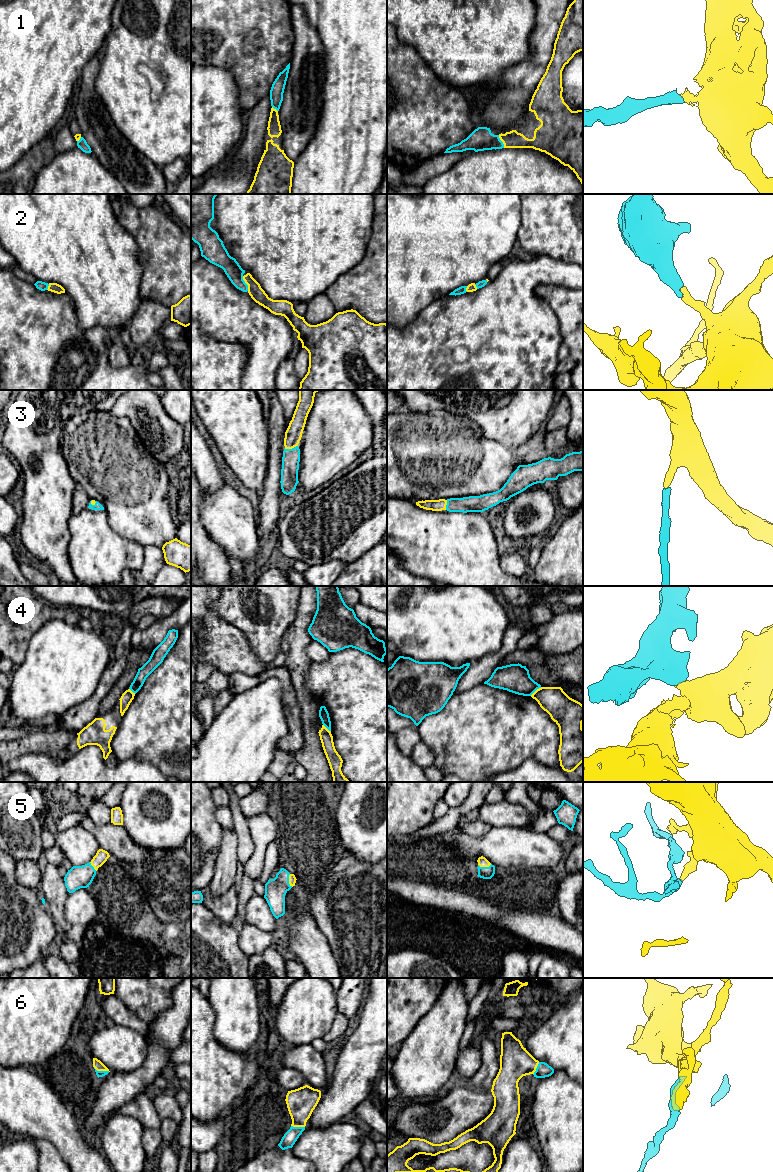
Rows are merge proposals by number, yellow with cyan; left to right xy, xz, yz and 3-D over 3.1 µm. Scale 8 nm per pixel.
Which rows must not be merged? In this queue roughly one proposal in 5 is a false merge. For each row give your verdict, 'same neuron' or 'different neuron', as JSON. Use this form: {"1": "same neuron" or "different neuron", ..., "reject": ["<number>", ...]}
{"1": "same neuron", "2": "same neuron", "3": "same neuron", "4": "different neuron", "5": "same neuron", "6": "same neuron", "reject": ["4"]}

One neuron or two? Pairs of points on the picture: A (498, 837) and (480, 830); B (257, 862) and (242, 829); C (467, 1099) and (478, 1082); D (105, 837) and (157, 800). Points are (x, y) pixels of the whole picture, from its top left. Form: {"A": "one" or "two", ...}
{"A": "two", "B": "two", "C": "two", "D": "two"}

